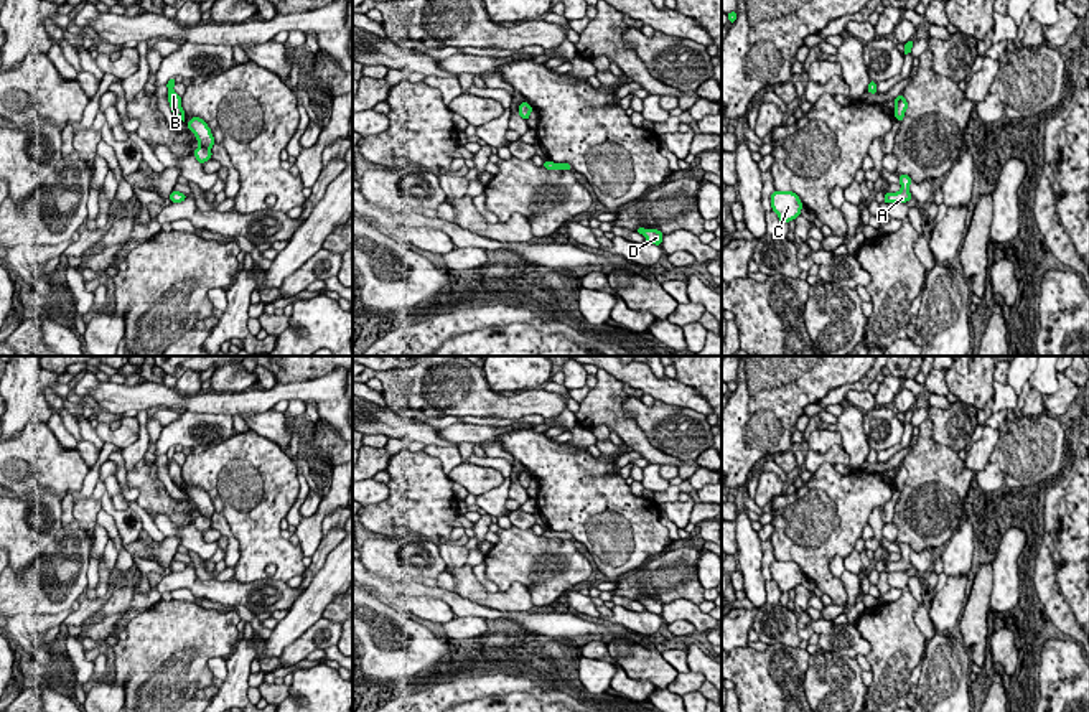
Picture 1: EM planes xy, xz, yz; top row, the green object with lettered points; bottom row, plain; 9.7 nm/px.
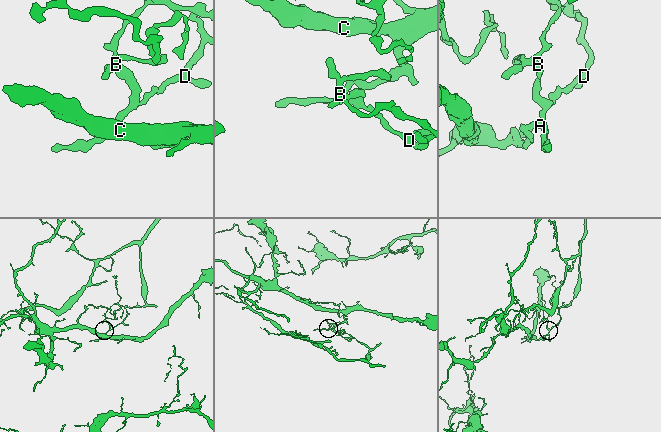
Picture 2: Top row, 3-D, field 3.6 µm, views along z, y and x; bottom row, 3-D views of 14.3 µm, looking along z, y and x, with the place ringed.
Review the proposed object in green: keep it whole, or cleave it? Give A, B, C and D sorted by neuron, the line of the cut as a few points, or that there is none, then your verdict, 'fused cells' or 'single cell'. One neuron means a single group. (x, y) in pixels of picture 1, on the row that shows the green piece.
groups A C D / B; cut xz (549, 160), (552, 168); fused cells

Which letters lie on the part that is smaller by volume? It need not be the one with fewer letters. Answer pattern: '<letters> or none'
B

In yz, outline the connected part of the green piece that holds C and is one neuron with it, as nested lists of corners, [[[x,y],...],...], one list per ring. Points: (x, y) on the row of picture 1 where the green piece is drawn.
[[[774,191],[771,194],[771,208],[784,224],[801,216],[802,203],[792,191]]]

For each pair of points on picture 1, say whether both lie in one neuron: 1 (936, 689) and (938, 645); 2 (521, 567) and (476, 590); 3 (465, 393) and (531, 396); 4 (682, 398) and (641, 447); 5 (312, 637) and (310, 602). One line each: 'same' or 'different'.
1: same
2: different
3: same
4: different
5: different

